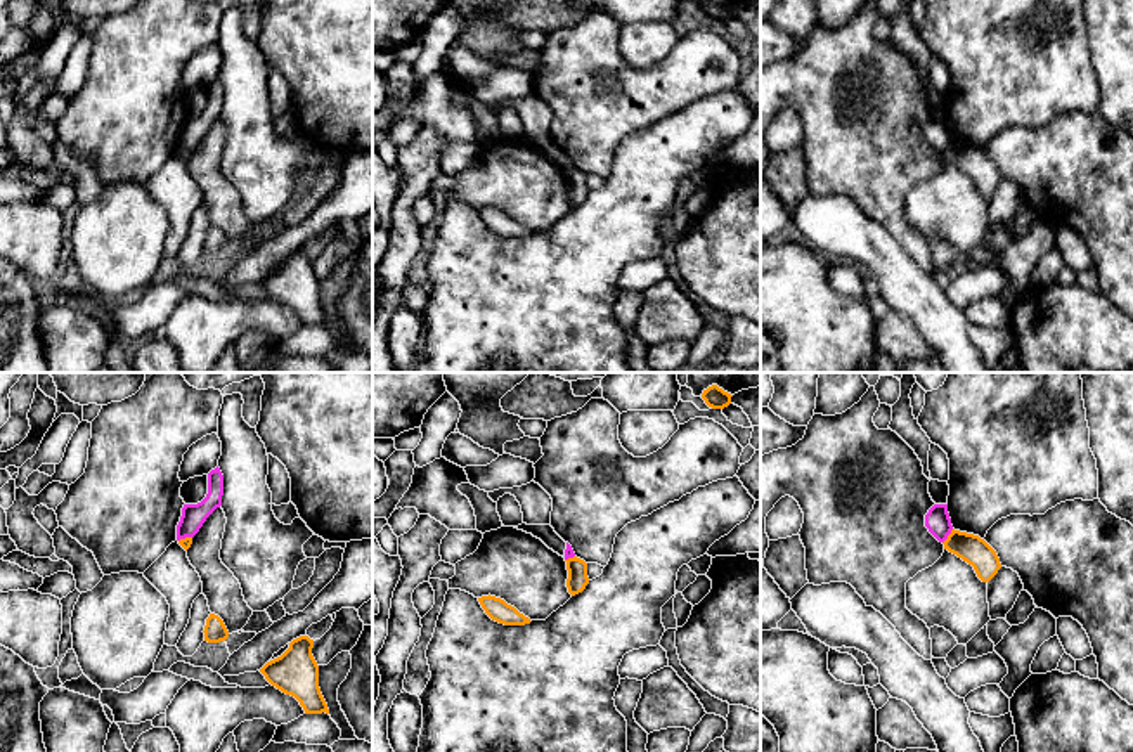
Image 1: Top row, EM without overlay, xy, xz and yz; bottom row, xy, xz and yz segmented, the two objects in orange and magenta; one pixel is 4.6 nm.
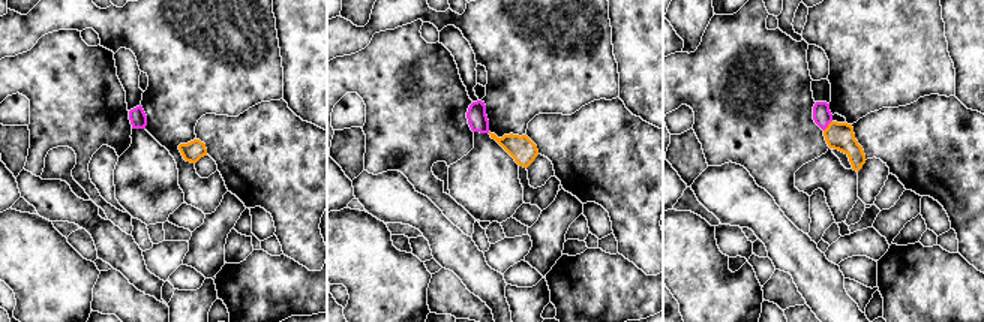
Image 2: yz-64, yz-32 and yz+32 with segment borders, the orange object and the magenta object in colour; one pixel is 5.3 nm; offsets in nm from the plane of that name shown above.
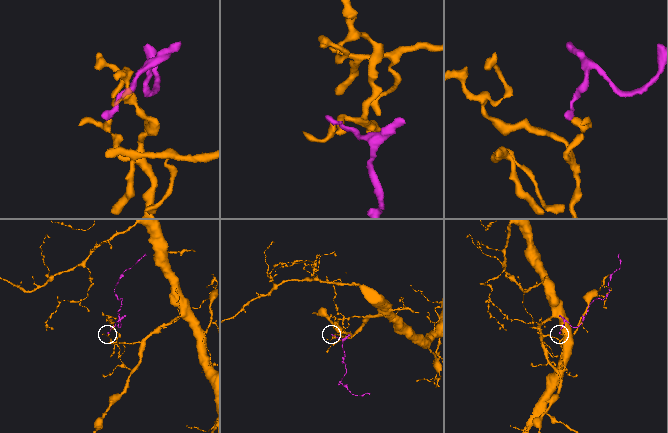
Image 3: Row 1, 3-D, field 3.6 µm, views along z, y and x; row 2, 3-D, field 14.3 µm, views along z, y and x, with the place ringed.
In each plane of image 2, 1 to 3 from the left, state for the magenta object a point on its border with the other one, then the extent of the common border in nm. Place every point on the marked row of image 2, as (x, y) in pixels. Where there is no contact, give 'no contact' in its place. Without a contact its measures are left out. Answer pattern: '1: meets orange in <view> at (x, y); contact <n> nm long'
1: no contact
2: no contact
3: meets orange in yz+32 at (828, 126); contact 80 nm long

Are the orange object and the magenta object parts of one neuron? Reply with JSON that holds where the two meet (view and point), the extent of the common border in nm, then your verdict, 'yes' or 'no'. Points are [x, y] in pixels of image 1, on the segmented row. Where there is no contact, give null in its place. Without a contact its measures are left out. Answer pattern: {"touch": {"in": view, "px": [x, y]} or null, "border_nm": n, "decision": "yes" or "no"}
{"touch": {"in": "yz", "px": [948, 536]}, "border_nm": 90, "decision": "no"}

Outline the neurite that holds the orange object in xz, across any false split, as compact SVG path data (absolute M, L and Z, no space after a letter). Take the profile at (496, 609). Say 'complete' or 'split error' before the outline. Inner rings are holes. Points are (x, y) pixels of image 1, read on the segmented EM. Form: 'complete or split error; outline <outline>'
complete; outline M482 596L478 598L482 608L485 613L504 626L525 626L530 624L532 620L520 613L515 606L508 605L504 600L495 598L495 596Z

